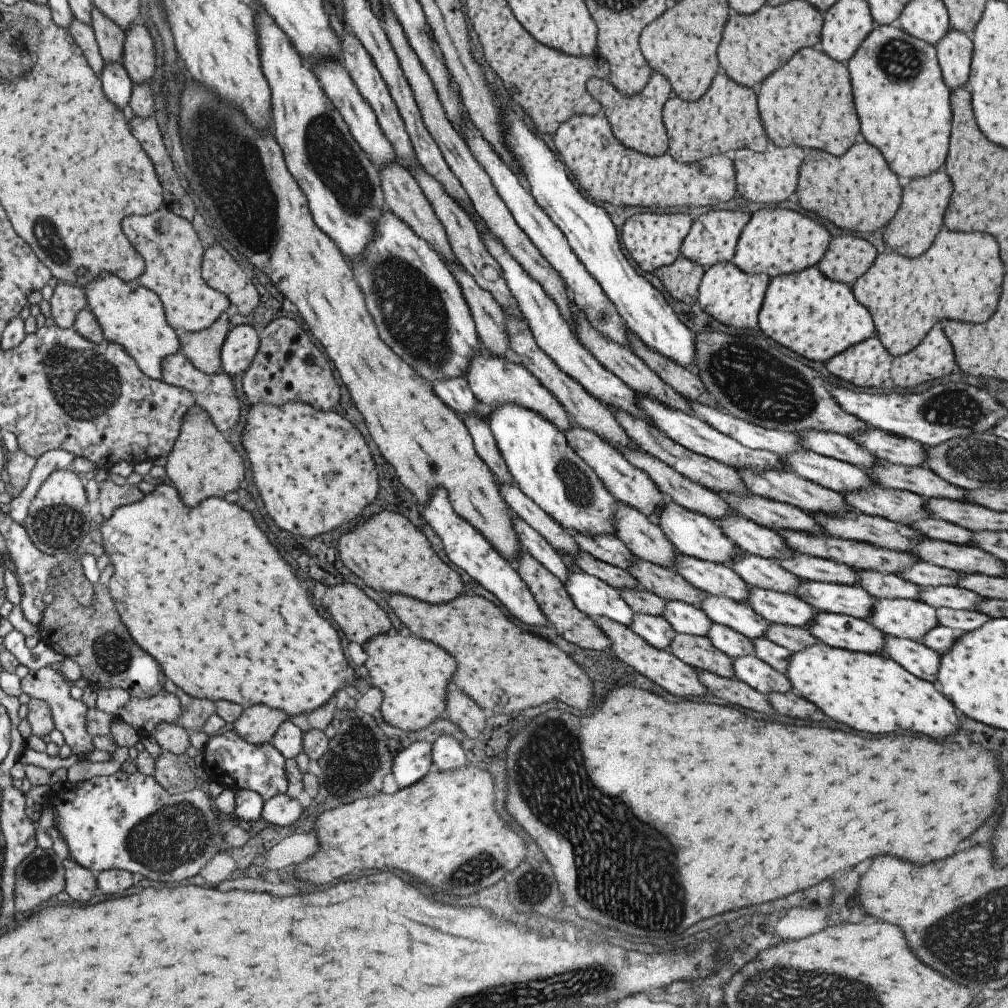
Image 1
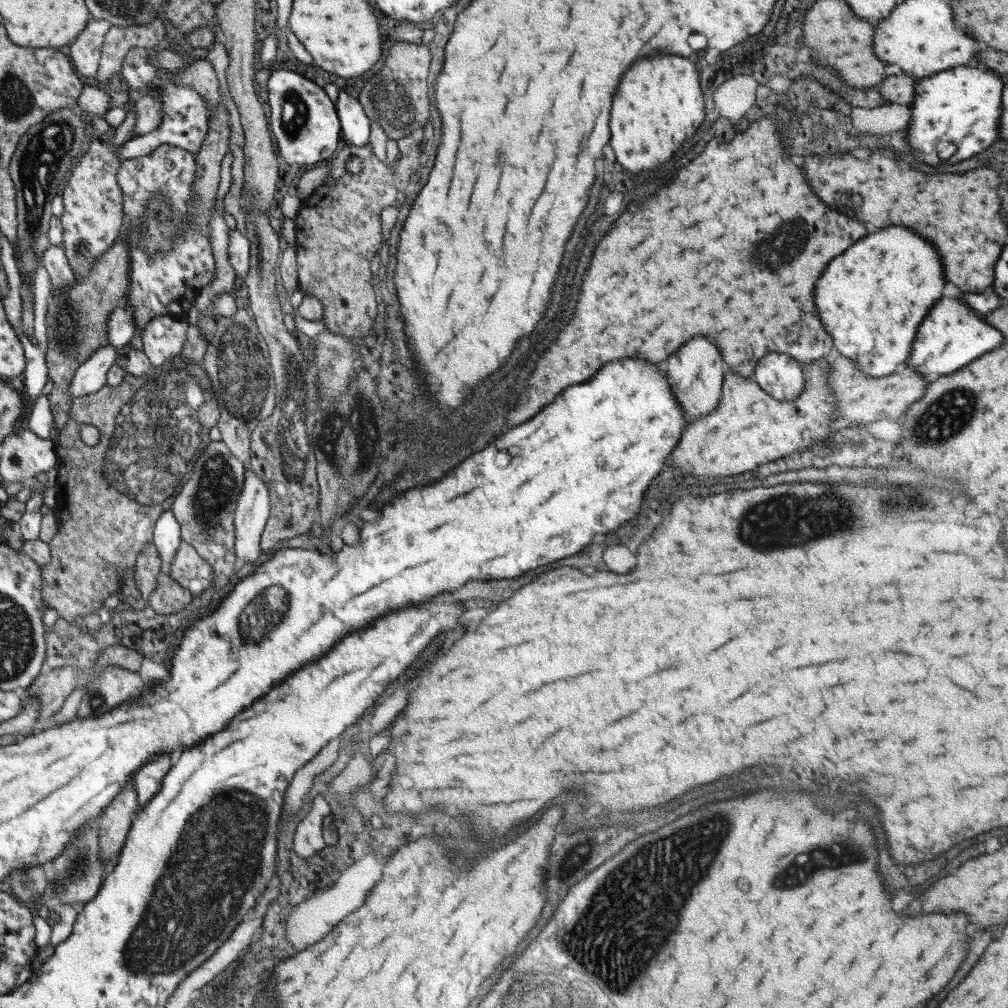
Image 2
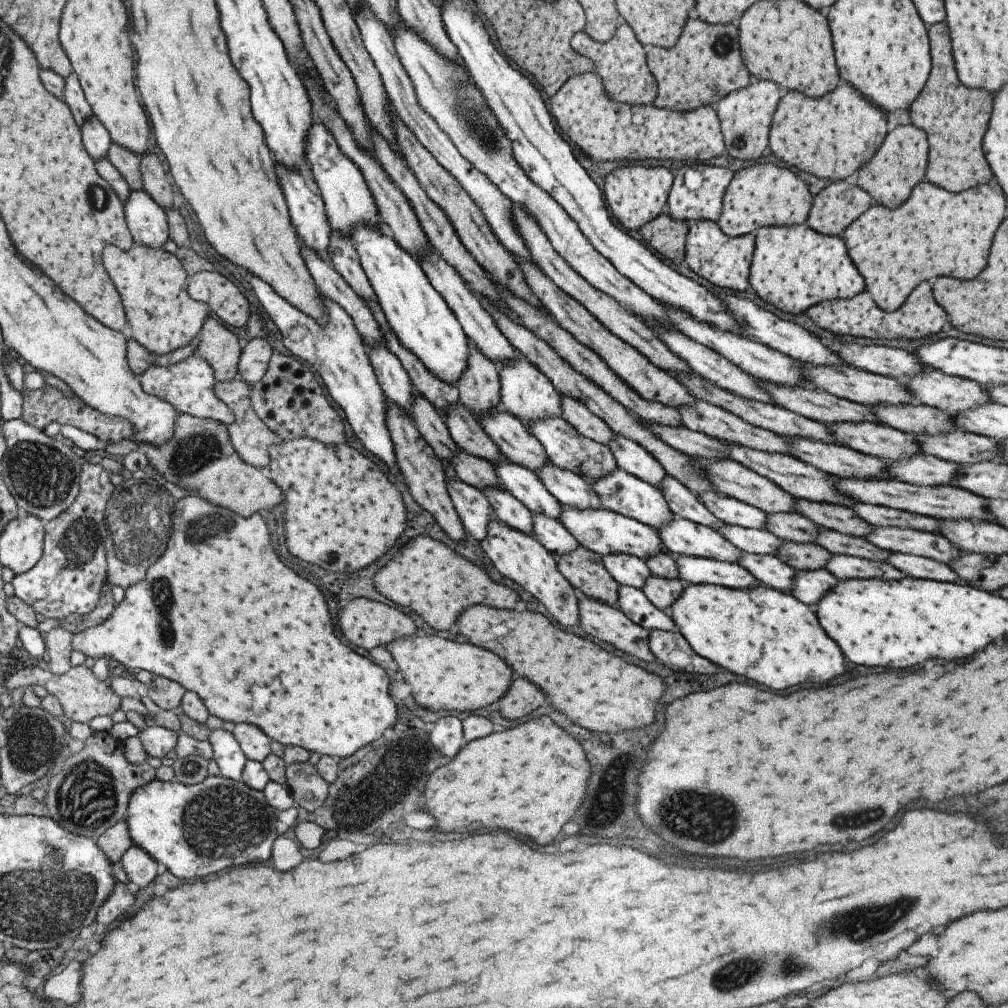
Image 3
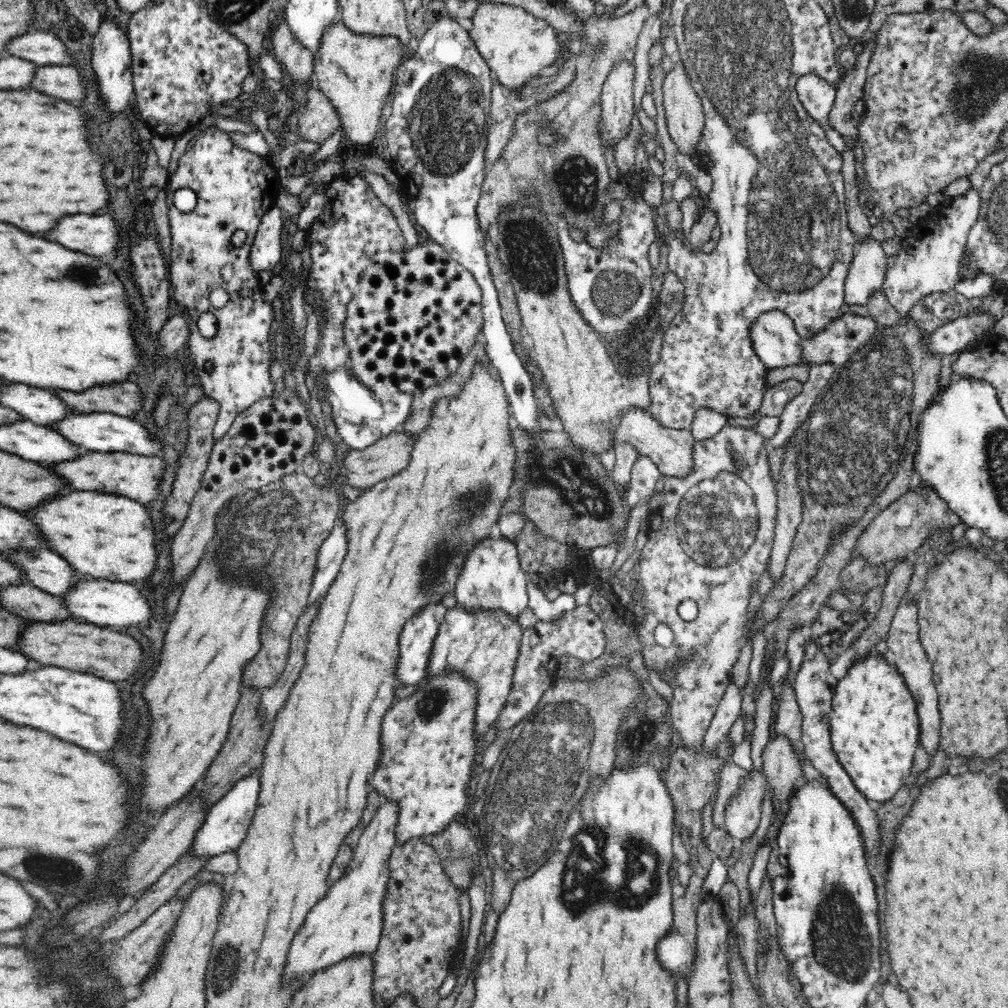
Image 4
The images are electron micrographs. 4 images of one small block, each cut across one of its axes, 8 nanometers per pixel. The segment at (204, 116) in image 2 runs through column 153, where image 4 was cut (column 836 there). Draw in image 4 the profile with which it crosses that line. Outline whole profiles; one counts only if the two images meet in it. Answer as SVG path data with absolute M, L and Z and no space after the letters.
M806 74L798 78L794 89L806 112L812 115L824 129L828 142L838 150L838 153L844 153L845 142L842 134L828 124L828 113L832 110L837 87L828 84L826 80L815 74Z

